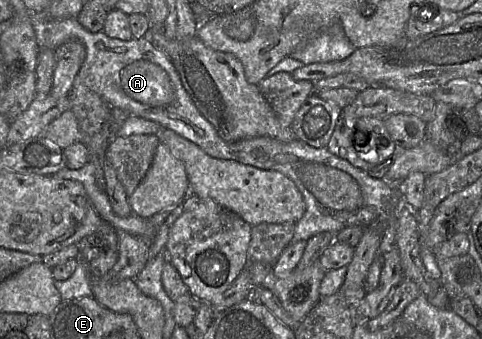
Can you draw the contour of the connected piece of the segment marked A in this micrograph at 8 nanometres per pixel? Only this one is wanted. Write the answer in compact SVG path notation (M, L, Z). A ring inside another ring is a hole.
M76 18L62 19L55 24L57 31L52 31L44 25L35 27L36 42L42 44L42 49L55 50L63 43L71 40L80 41L86 50L86 57L79 69L78 76L86 87L101 96L113 109L126 115L140 117L154 121L161 126L171 129L185 139L198 145L206 154L222 160L233 160L260 169L275 170L289 177L301 192L306 210L302 218L296 223L295 233L291 243L308 241L321 232L338 233L344 228L362 226L368 228L387 214L394 202L398 201L400 192L397 186L388 184L383 179L371 177L367 172L355 167L349 161L331 153L326 147L315 148L304 141L295 138L290 142L283 142L271 137L262 136L228 142L223 140L198 111L191 97L184 88L181 77L169 57L157 48L148 36L121 40L108 37L103 31L90 32L86 30Z

